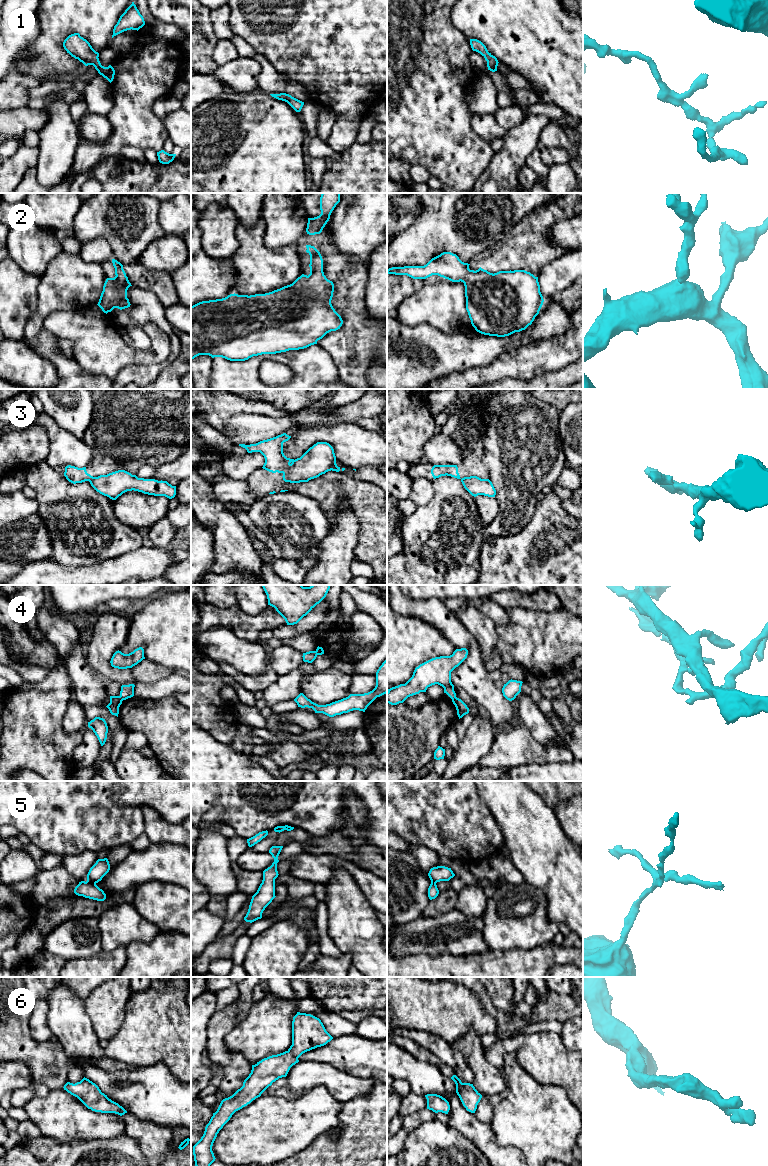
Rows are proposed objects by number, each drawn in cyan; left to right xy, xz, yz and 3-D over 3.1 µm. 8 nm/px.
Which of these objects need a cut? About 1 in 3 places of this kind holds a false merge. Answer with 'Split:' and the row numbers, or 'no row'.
Split: 3, 4, 5

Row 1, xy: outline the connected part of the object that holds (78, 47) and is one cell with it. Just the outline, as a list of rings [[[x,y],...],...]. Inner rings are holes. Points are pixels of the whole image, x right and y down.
[[[79,33],[69,35],[63,42],[63,47],[72,57],[78,59],[85,66],[93,65],[100,75],[110,83],[114,79],[115,70],[109,65],[104,67],[99,61],[99,53]]]

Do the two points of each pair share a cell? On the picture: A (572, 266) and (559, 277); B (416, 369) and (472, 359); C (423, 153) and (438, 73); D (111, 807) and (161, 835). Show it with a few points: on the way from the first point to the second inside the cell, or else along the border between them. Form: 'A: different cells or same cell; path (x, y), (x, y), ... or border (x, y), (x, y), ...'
A: same cell; path (569, 268), (562, 274)
B: same cell; path (430, 362), (438, 362), (441, 359), (458, 359)
C: same cell; path (423, 133), (430, 93)
D: different cells; border (140, 807), (143, 805), (151, 806), (167, 822)

